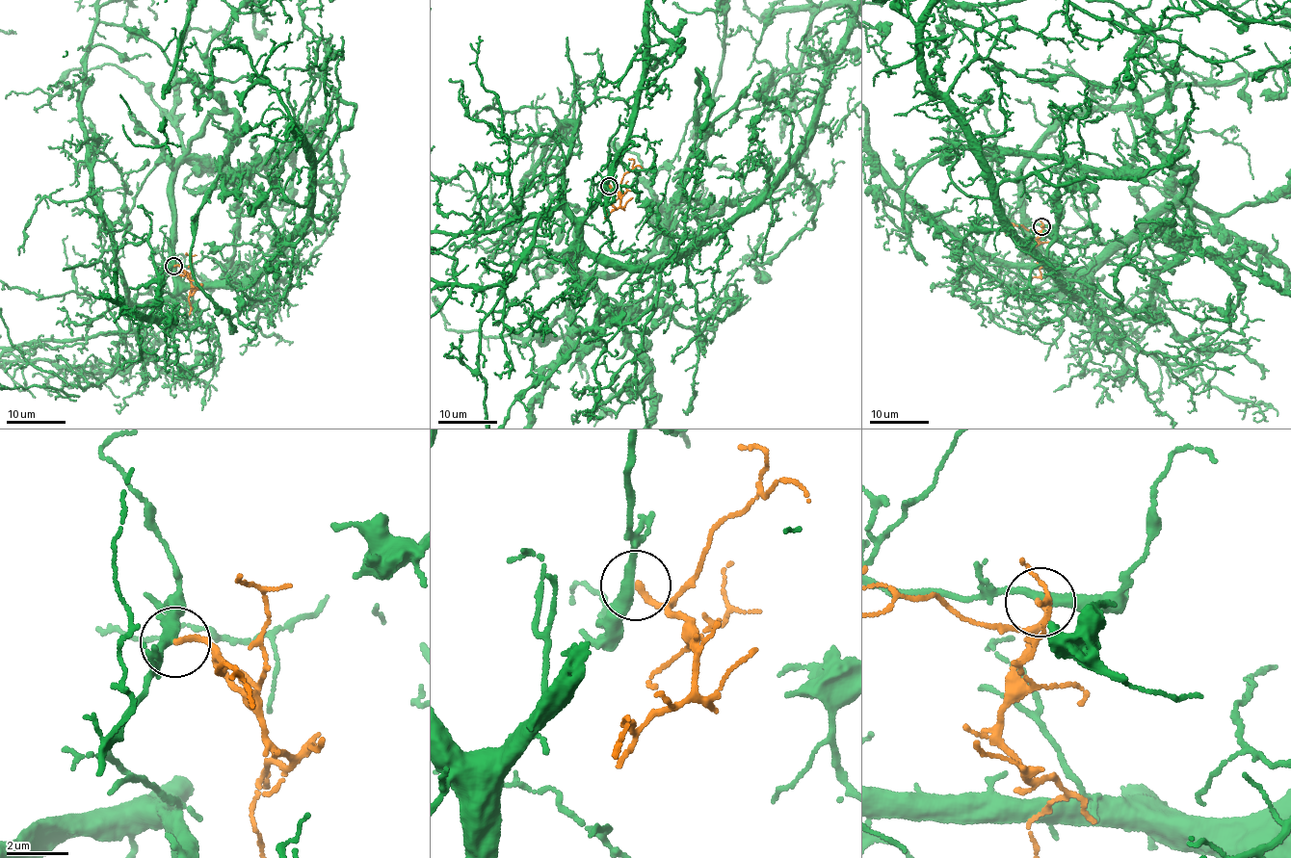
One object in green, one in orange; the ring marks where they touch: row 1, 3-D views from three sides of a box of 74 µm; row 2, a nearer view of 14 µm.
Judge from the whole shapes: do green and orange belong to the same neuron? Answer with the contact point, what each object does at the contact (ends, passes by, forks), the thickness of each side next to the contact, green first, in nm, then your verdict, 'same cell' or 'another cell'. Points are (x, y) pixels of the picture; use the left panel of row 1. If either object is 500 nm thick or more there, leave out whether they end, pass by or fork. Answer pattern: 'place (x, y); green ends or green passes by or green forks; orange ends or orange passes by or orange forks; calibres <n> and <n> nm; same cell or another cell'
place (173, 266); green passes by; orange ends; calibres 320 and 180 nm; another cell

